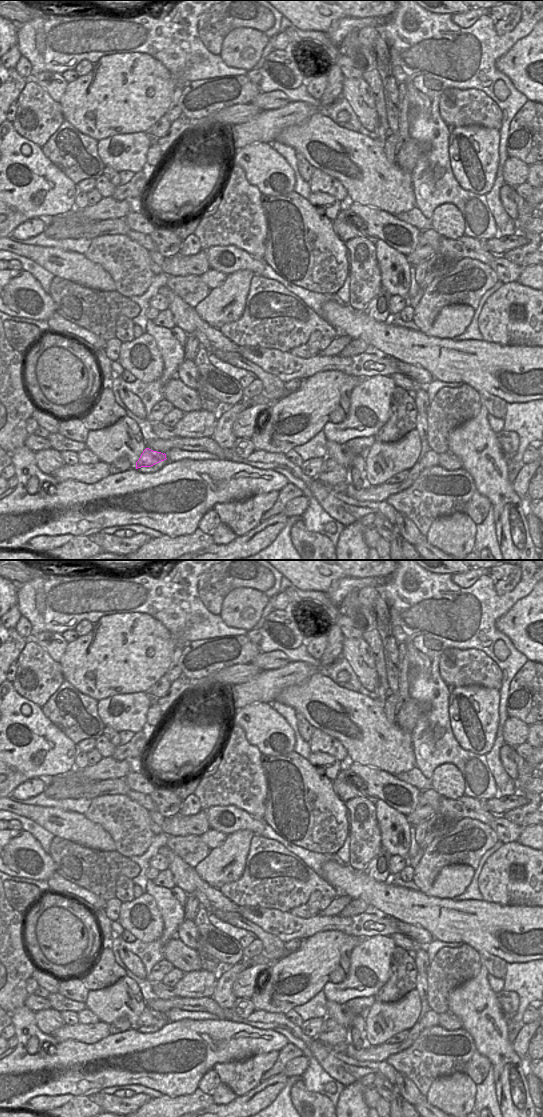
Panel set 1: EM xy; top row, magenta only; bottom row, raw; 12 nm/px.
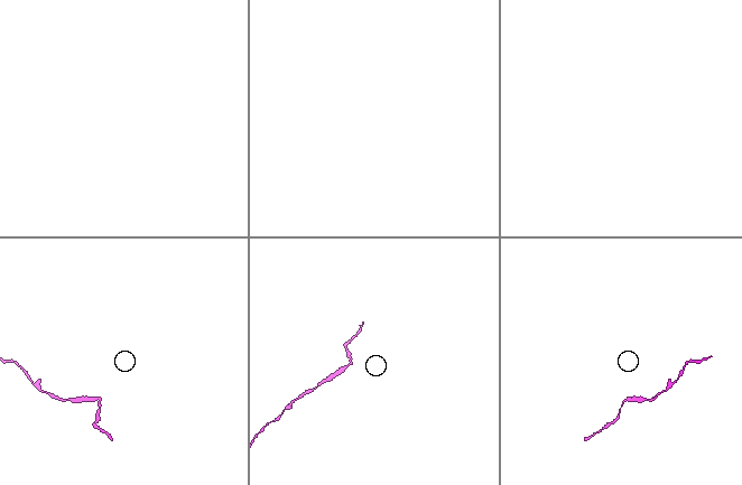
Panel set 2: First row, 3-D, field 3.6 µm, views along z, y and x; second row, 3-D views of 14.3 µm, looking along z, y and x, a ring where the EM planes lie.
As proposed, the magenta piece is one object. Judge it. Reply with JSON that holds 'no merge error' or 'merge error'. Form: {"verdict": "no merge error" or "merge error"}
{"verdict": "merge error"}

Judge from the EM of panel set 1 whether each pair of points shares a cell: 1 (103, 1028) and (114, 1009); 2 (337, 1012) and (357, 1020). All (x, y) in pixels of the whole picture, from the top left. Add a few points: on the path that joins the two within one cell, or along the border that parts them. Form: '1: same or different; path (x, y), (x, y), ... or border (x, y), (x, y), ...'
1: different; border (99, 1020), (108, 1025)
2: same; path (342, 1015), (352, 1020)

